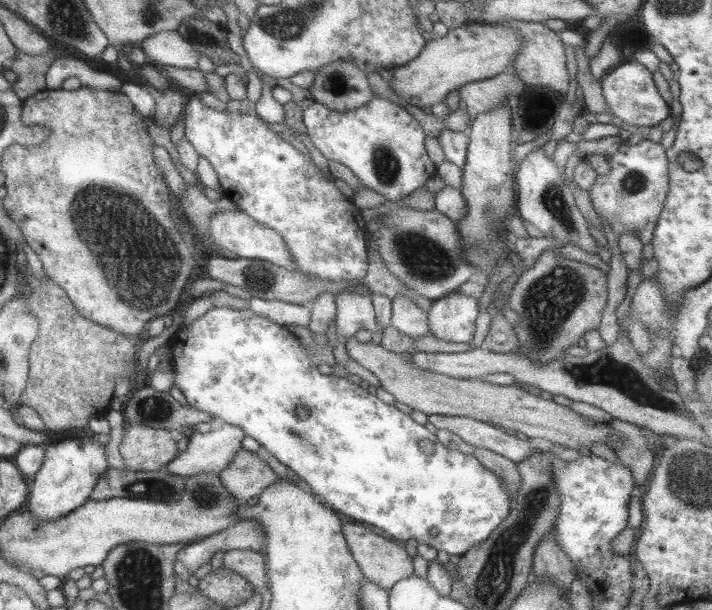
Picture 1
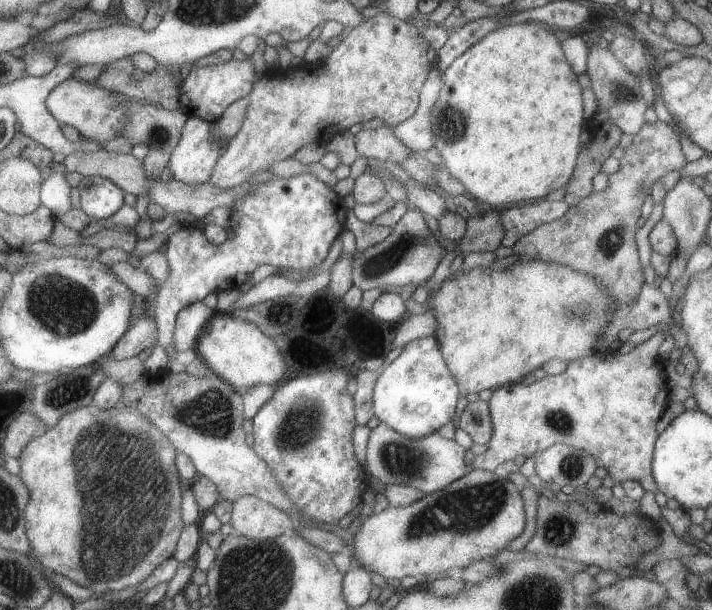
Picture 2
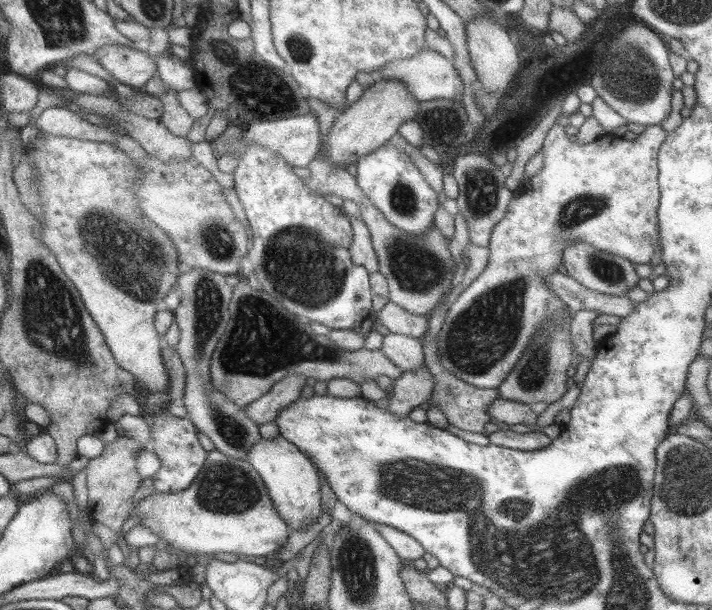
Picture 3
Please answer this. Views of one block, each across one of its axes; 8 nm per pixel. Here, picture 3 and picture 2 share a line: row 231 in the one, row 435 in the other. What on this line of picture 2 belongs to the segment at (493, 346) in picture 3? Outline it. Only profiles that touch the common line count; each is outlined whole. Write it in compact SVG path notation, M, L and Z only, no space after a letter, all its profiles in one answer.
M656 331L645 342L637 344L630 352L600 352L567 361L567 368L561 374L536 379L529 385L519 383L500 386L491 391L487 401L493 434L487 449L475 455L468 470L479 469L492 472L499 463L512 460L515 456L534 456L555 444L573 446L593 456L595 466L604 468L615 483L635 480L644 492L658 492L653 482L652 452L657 438L655 422L661 418L668 404L669 384L662 376L663 361L656 352L663 342L663 332Z

